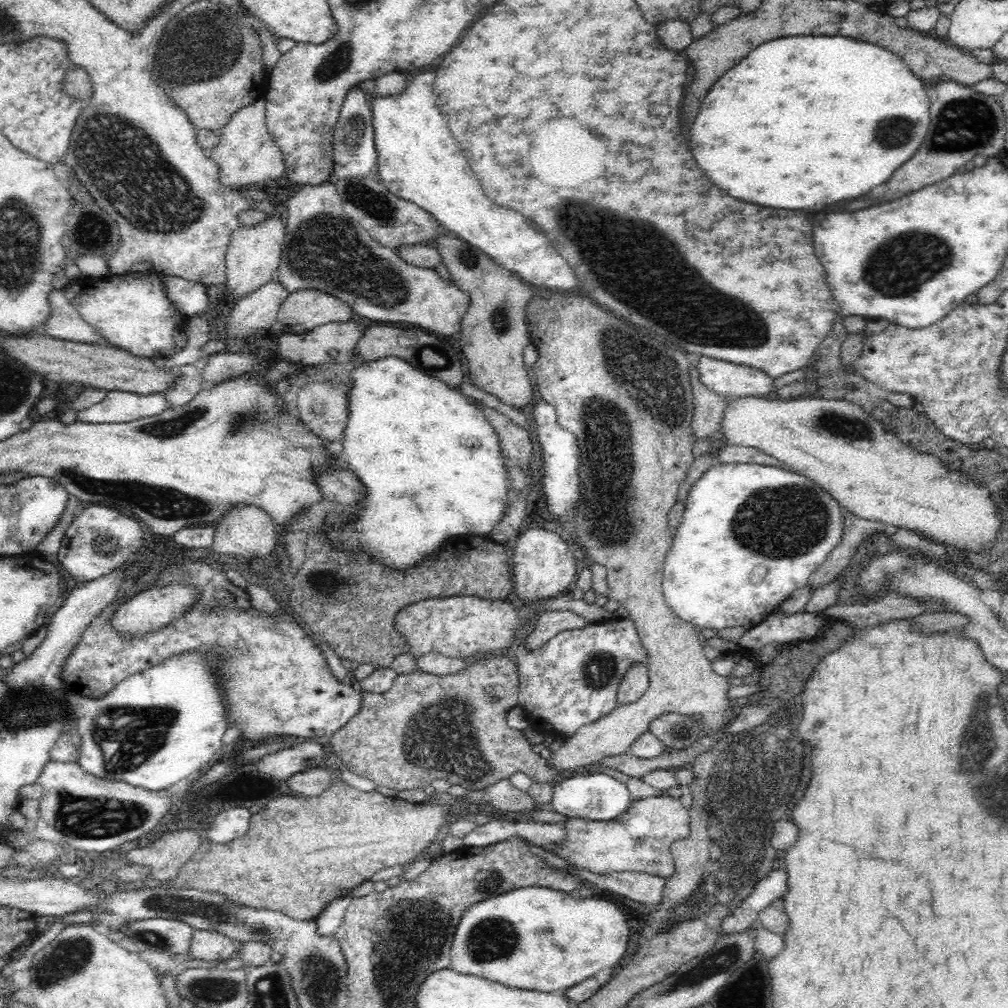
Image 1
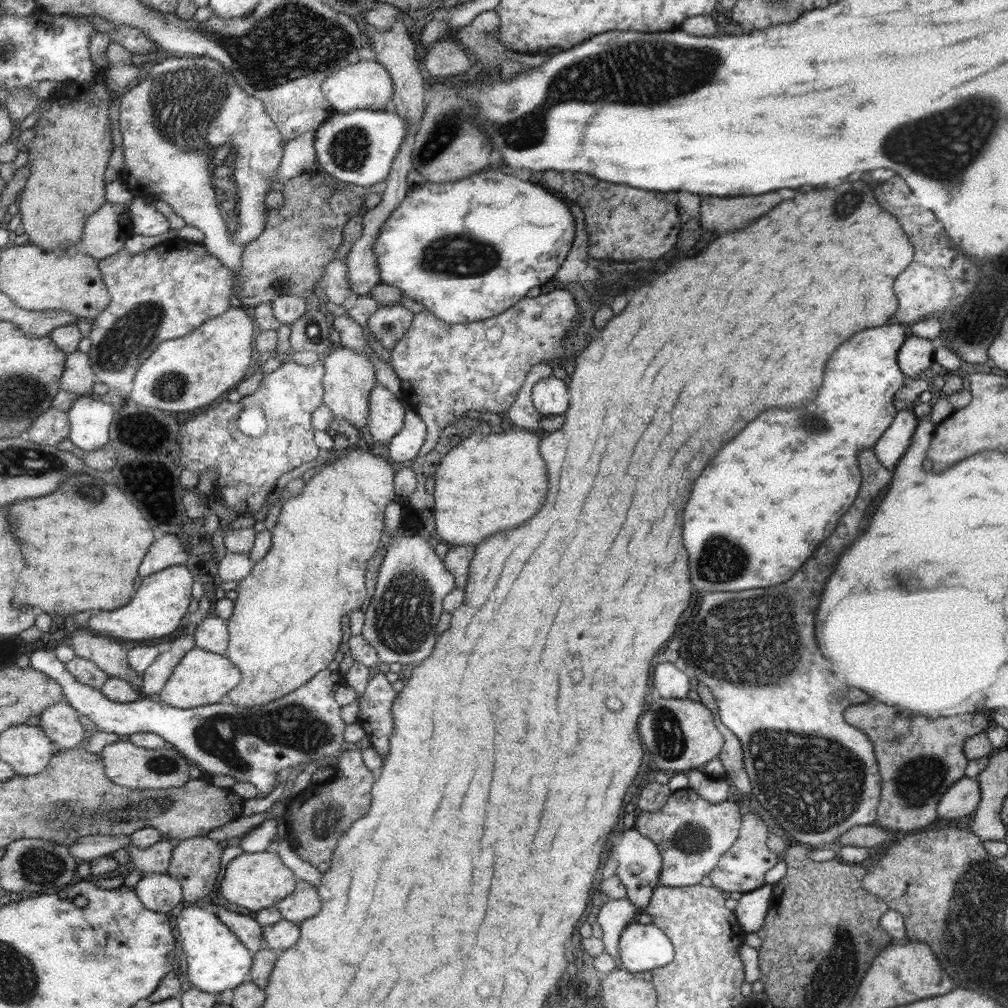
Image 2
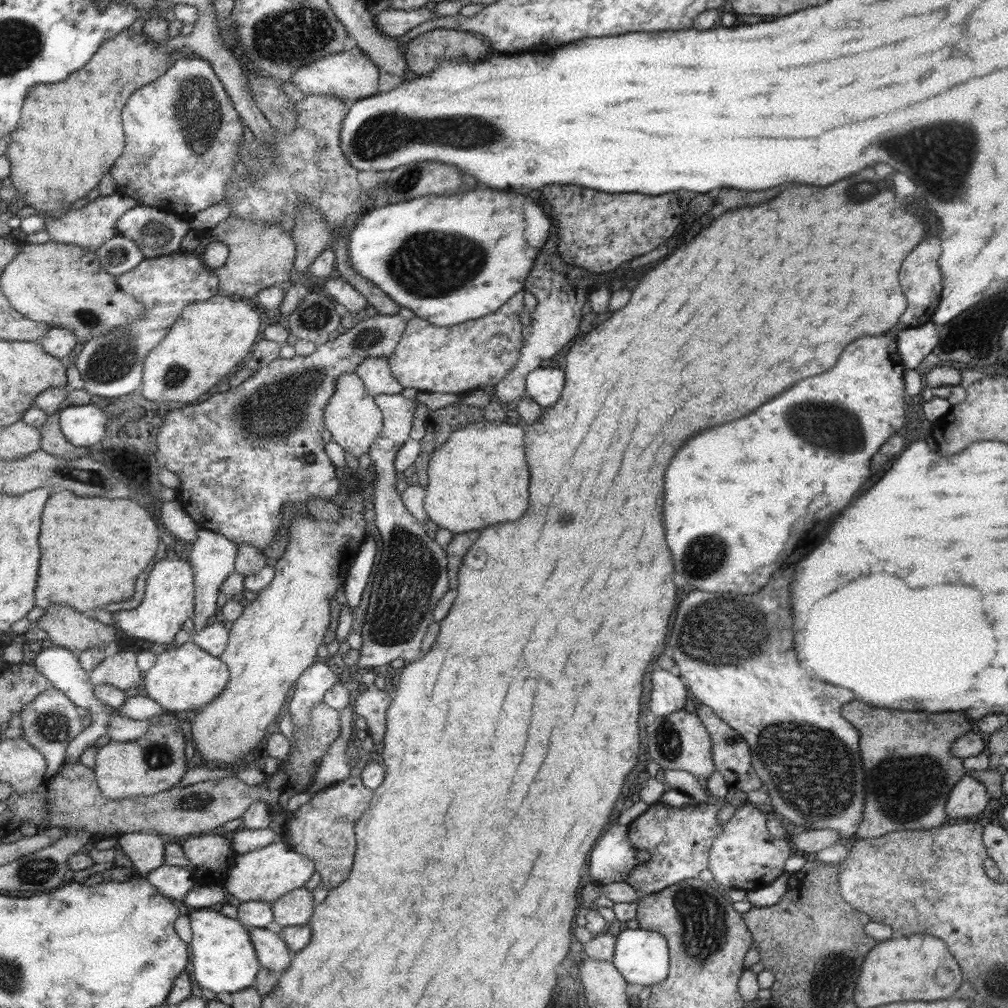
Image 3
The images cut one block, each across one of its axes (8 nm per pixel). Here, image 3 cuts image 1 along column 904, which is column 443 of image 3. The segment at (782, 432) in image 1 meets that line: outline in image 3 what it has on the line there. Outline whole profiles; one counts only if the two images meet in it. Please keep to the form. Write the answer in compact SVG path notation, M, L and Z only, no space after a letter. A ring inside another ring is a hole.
M481 421L467 423L455 429L447 442L436 448L427 468L428 483L424 488L424 511L438 528L445 528L452 534L463 534L470 530L481 531L491 524L513 522L527 510L527 484L529 472L523 456L523 434L525 430L509 422Z

